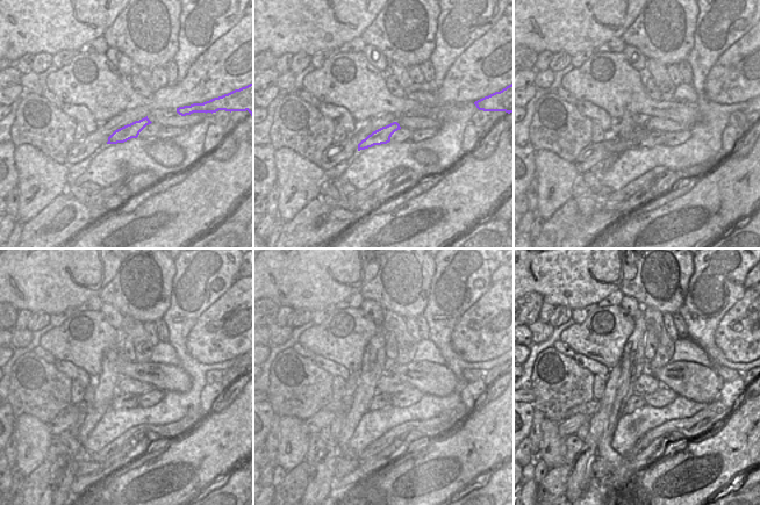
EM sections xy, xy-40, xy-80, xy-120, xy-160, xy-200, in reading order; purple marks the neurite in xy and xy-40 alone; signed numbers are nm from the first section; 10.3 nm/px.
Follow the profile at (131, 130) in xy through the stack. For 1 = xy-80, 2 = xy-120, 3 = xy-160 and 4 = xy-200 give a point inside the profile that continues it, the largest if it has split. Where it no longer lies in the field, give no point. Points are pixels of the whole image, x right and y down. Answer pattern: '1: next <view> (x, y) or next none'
1: next xy-80 (614, 145)
2: next xy-120 (84, 406)
3: next xy-160 (336, 406)
4: next xy-200 (588, 409)

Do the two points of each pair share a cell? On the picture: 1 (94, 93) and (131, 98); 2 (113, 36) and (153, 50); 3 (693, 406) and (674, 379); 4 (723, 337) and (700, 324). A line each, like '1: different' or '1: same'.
1: same
2: same
3: different
4: different

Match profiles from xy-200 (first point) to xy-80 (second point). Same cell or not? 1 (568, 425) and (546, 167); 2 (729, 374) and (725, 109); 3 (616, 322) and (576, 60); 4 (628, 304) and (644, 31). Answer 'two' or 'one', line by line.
1: two
2: two
3: two
4: two

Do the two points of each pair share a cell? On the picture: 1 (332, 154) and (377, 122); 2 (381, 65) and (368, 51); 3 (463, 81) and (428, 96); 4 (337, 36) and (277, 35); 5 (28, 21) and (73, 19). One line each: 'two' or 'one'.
1: one
2: one
3: one
4: one
5: one

